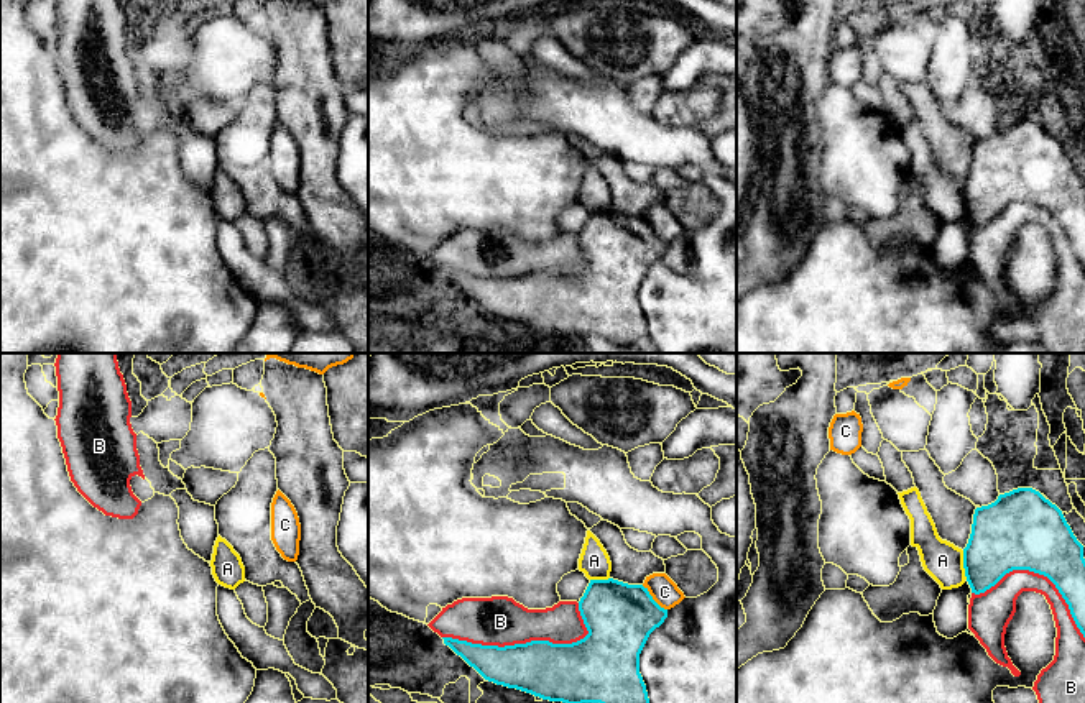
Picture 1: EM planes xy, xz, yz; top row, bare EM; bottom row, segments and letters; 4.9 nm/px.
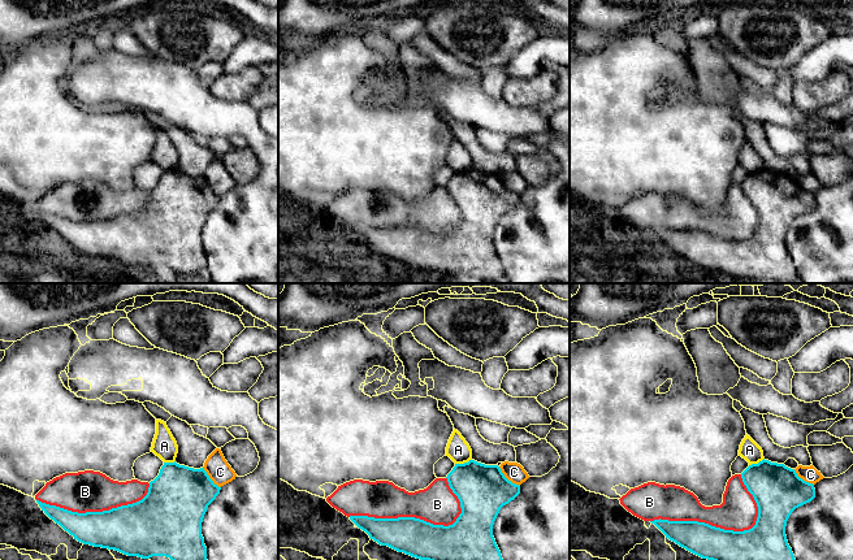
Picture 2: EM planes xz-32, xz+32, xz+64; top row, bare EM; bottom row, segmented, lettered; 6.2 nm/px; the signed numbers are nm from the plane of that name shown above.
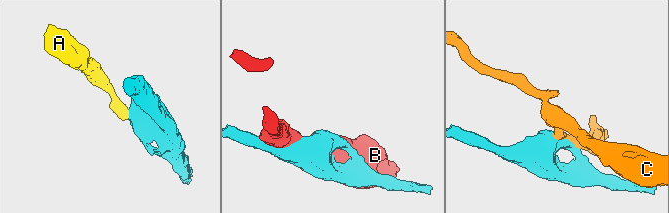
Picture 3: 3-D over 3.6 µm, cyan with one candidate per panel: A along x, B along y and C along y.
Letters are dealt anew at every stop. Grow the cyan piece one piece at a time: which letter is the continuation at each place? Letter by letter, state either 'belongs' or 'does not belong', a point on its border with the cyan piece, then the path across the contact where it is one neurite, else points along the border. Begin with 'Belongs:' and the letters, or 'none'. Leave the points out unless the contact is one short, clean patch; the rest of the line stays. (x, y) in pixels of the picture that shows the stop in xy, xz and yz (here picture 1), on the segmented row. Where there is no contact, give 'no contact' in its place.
Belongs: none
A: does not belong; meets cyan in yz at (964, 565); border along yz (962, 551), (962, 567), (967, 578)
B: does not belong; meets cyan in xz at (515, 644)
C: does not belong; meets cyan in xz at (651, 598)

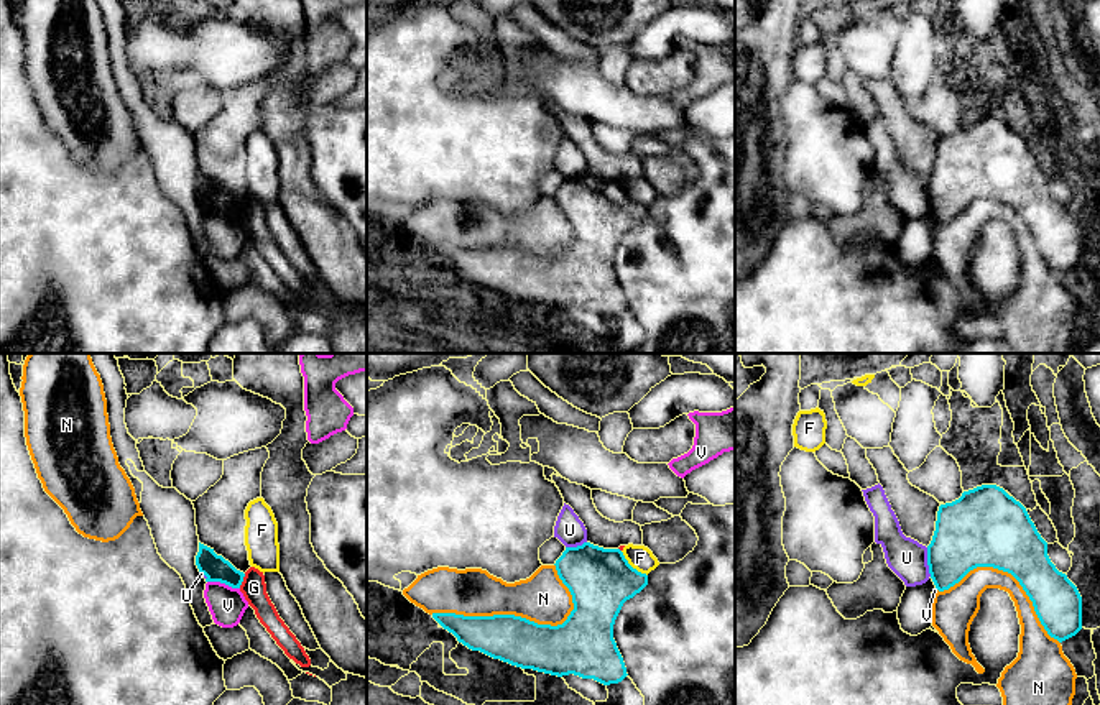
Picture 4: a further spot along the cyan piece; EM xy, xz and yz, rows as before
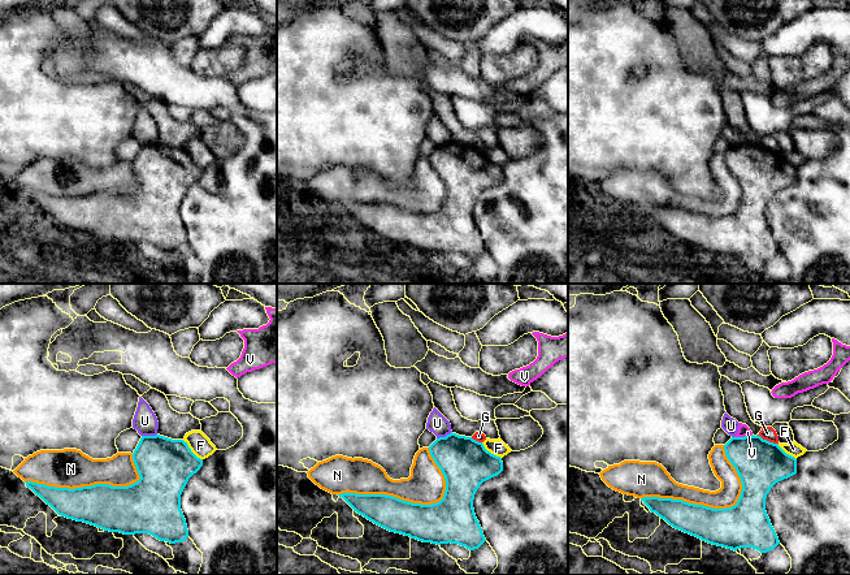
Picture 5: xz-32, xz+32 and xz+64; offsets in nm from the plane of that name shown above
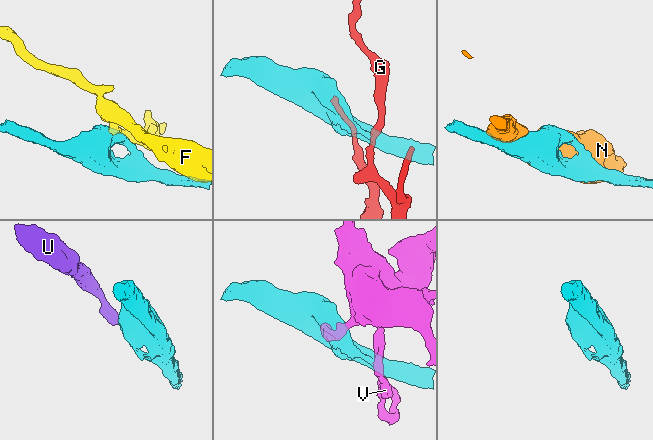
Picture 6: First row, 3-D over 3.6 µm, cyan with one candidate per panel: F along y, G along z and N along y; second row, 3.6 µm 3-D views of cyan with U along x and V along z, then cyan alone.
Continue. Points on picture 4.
Belongs: none
F: does not belong; meets cyan in xz at (630, 566)
G: does not belong; meets cyan in xy at (242, 580); border along xy (245, 574), (239, 587)
N: does not belong; meets cyan in xz at (505, 615)
U: does not belong; meets cyan in yz at (928, 562); border along yz (926, 548), (926, 564), (931, 575)
V: does not belong; meets cyan in xy at (224, 582); border along xy (207, 580), (217, 580), (239, 589)

